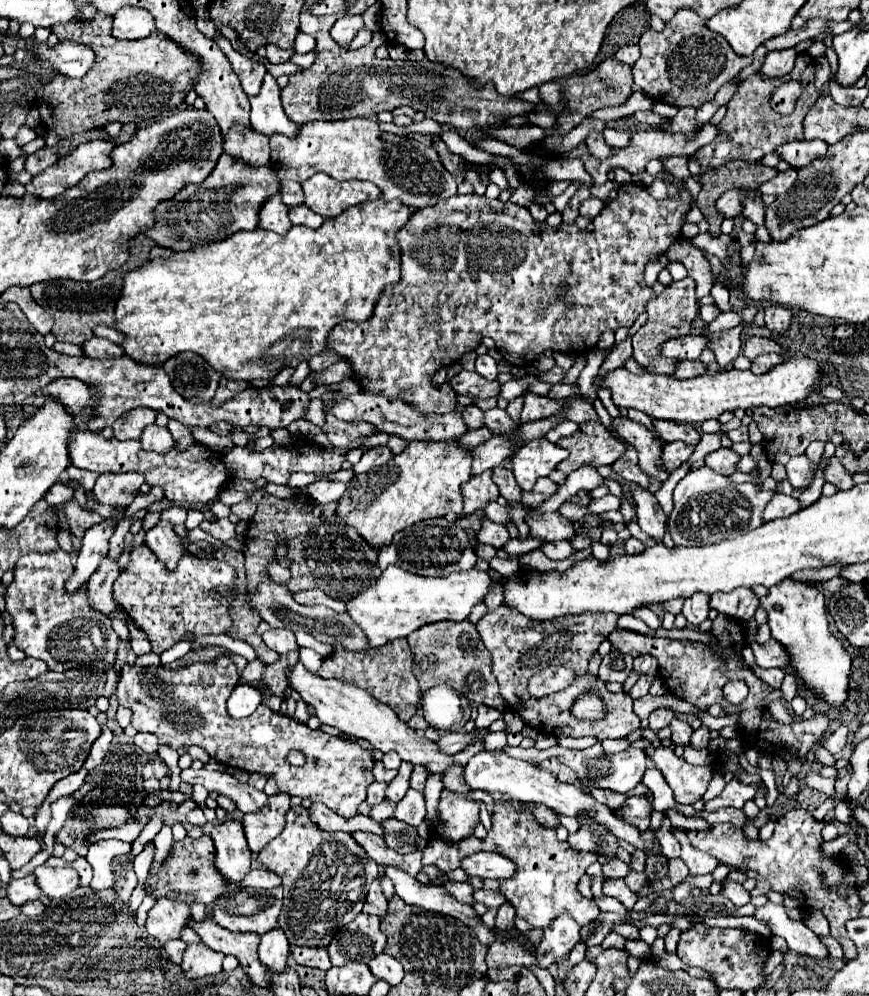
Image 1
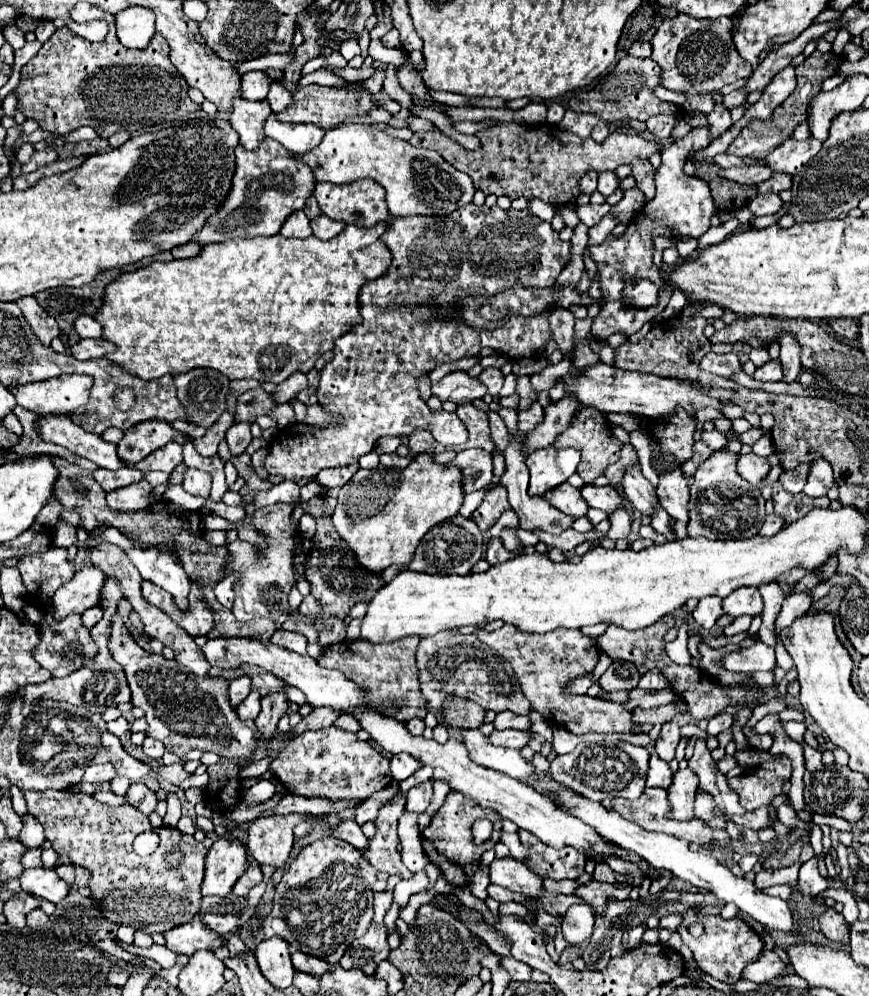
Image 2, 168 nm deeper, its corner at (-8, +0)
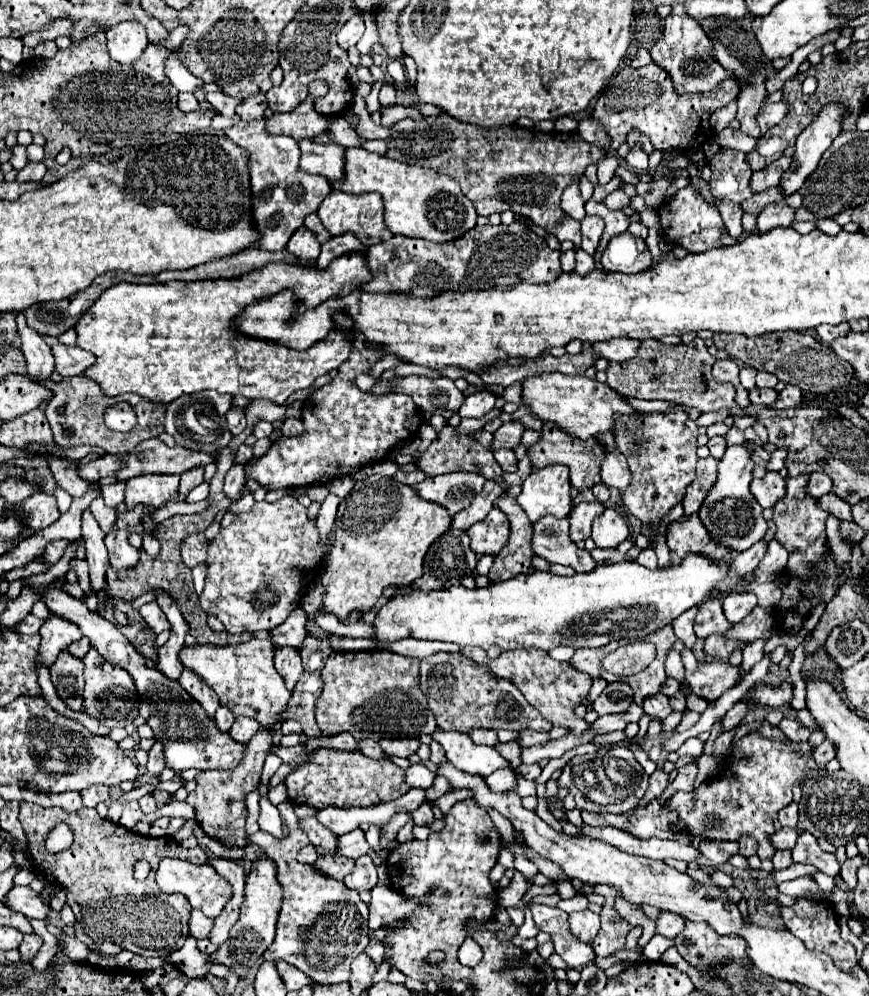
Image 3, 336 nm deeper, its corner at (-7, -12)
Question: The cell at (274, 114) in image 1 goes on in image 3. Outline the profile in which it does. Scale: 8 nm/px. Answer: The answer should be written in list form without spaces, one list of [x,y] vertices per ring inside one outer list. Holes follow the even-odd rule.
[[[300,140],[300,168],[310,174],[322,174],[330,178],[342,178],[342,150],[338,144],[322,144],[314,140]]]

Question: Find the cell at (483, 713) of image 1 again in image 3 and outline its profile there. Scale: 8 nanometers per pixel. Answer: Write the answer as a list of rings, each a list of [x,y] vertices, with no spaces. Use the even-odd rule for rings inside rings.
[[[522,730],[520,738],[516,740],[520,746],[534,746],[534,744],[542,744],[548,742],[550,736],[546,732],[534,732],[534,730]]]

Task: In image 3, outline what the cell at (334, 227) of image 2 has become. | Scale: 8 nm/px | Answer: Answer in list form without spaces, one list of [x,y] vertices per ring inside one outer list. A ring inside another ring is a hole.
[[[350,232],[342,234],[342,236],[332,236],[330,240],[326,240],[326,242],[322,244],[322,252],[320,252],[316,264],[318,264],[320,268],[326,268],[334,258],[338,258],[338,256],[342,256],[342,254],[362,252],[362,250],[364,250],[364,246],[362,246],[362,244],[358,242],[358,238],[356,238],[354,234],[350,234]]]

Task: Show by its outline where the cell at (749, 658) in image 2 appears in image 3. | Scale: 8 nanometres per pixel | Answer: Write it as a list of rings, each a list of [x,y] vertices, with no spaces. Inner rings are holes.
[[[690,648],[682,652],[682,662],[686,668],[686,682],[692,686],[692,692],[706,700],[716,700],[742,678],[742,666],[732,666],[722,660],[698,664]]]

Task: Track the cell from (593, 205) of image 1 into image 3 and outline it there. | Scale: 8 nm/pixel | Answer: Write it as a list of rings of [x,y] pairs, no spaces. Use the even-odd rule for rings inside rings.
[[[586,216],[582,220],[582,242],[580,242],[580,246],[588,254],[594,254],[602,232],[604,232],[604,220],[598,216]]]

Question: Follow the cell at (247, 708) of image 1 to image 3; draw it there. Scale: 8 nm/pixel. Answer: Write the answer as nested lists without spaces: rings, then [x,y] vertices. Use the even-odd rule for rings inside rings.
[[[242,716],[242,718],[236,718],[236,722],[232,724],[232,728],[230,728],[228,734],[230,734],[236,742],[246,744],[246,742],[258,732],[258,728],[260,728],[260,724],[258,724],[254,718]]]

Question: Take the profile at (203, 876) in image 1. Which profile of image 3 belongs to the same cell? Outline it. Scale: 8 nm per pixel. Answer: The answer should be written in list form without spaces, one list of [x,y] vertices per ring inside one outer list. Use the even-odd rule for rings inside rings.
[[[32,802],[20,804],[20,822],[30,840],[34,864],[42,868],[50,882],[58,882],[68,890],[68,904],[82,930],[96,942],[112,942],[122,950],[130,950],[140,956],[168,956],[178,950],[188,932],[188,920],[192,906],[184,894],[164,894],[156,890],[156,864],[162,856],[182,858],[194,864],[204,864],[206,854],[202,848],[180,848],[172,836],[148,838],[126,830],[106,818],[100,818],[94,808],[82,808],[80,812],[64,812],[62,808],[42,808]],[[66,822],[74,828],[74,844],[66,852],[50,854],[44,848],[46,834],[54,824]],[[138,860],[150,862],[150,874],[146,880],[134,878],[134,864]]]

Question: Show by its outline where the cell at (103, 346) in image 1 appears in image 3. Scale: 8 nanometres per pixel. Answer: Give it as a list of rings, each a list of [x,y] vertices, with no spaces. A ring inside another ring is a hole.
[[[60,344],[60,346],[54,346],[52,352],[54,352],[54,358],[56,358],[56,370],[64,378],[78,376],[78,374],[82,374],[84,370],[88,370],[96,362],[94,354],[78,348],[78,346]]]

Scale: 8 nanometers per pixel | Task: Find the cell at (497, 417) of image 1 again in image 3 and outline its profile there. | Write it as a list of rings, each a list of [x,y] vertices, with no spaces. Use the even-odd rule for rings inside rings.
[[[550,514],[542,516],[532,524],[532,550],[534,554],[546,558],[548,562],[572,566],[576,572],[590,572],[596,562],[586,550],[578,550],[568,538],[568,520],[554,518]]]

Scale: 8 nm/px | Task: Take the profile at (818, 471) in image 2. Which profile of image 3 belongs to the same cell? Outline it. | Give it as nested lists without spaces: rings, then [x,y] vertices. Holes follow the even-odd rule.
[[[828,492],[822,498],[818,498],[818,506],[830,514],[834,514],[838,520],[852,520],[852,510],[850,506],[846,506],[846,502],[842,502],[842,498],[838,498],[836,494]]]

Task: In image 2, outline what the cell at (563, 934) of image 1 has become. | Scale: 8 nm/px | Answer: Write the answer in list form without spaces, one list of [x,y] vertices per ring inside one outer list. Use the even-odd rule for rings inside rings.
[[[587,904],[569,906],[567,914],[561,920],[567,944],[585,942],[593,932],[593,924],[595,924],[595,914]]]

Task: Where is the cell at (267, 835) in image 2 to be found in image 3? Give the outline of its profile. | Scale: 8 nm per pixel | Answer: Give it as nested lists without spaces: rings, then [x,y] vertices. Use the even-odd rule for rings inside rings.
[[[262,854],[252,862],[252,870],[246,878],[246,898],[242,902],[240,920],[230,930],[230,938],[220,946],[216,954],[212,954],[212,958],[218,958],[218,964],[228,964],[240,978],[246,978],[250,968],[274,940],[280,900],[282,900],[282,884],[278,880],[278,866],[272,858]]]

